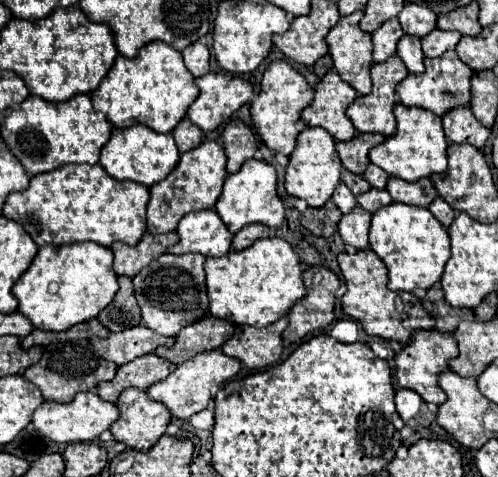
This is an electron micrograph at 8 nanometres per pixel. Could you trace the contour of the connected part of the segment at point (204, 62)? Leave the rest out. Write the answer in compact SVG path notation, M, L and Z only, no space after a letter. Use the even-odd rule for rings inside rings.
M192 42L190 46L186 46L182 50L182 56L184 56L184 64L192 72L192 76L204 76L210 70L210 66L208 66L210 52L208 52L206 44Z

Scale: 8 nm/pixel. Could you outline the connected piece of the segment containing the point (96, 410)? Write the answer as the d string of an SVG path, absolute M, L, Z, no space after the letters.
M78 392L78 394L74 396L74 400L68 402L68 404L42 402L40 408L34 412L32 424L34 424L34 428L36 428L42 436L46 436L48 440L72 444L72 442L96 440L104 430L108 430L108 426L110 426L116 418L118 418L118 408L116 408L116 404L100 400L94 392Z

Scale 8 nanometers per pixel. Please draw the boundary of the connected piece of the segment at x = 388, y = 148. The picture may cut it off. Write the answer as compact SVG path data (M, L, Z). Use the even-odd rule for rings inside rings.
M404 104L394 106L394 116L398 120L396 136L388 136L382 144L370 150L372 164L380 166L390 176L396 176L408 182L416 182L418 178L430 176L434 172L444 172L448 142L442 130L442 118L424 108L404 106Z

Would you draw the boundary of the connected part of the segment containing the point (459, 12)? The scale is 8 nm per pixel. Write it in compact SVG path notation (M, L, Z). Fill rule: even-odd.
M472 2L464 8L456 8L448 14L440 14L438 16L438 28L440 30L456 30L464 36L480 34L482 26L478 24L478 4Z

